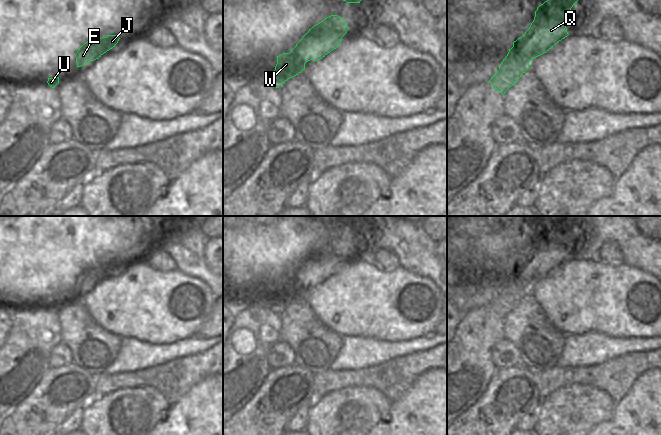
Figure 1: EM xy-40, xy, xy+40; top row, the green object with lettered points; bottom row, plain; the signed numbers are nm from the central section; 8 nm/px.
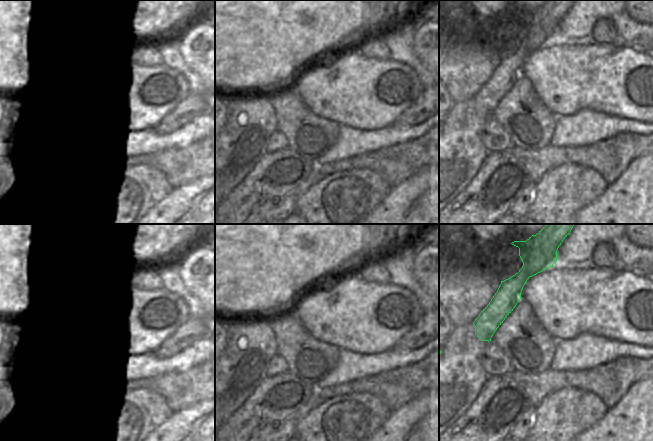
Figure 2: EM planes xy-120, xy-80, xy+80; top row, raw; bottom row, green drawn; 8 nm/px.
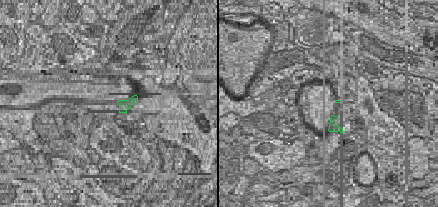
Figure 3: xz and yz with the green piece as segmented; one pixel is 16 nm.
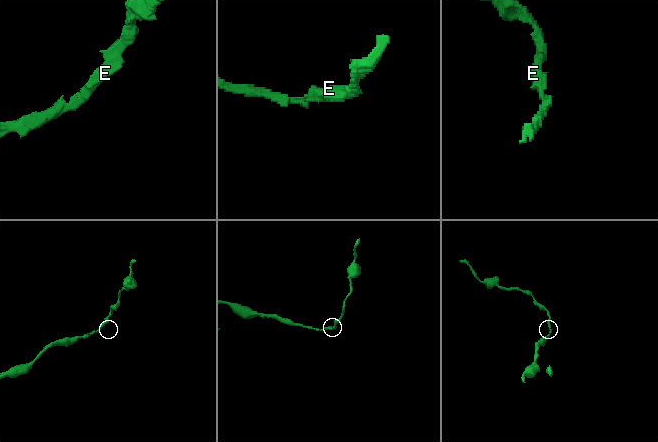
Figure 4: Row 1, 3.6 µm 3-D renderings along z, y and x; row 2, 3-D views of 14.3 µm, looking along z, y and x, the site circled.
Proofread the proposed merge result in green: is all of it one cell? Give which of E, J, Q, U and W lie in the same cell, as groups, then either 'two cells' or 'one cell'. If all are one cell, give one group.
E J Q U W | one cell

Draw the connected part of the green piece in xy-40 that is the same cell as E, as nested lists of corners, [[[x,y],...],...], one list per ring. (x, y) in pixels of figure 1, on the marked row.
[[[108,35],[84,43],[75,54],[77,67],[98,59],[104,53],[115,47],[119,39],[116,35]]]

